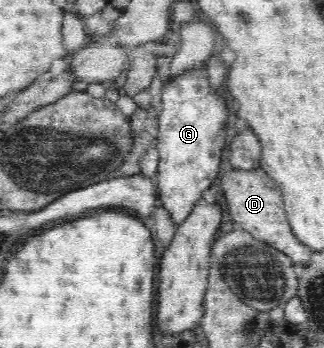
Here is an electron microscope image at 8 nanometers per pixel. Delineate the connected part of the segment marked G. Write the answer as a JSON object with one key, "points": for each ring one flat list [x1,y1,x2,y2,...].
{"points":[[206,67,202,69,193,69,167,80,164,84,161,102,163,110,159,113,158,133,156,146,160,159,157,167,157,187,159,188,159,203,162,204,165,211,170,212,173,223,178,225,184,223,188,218,189,212,196,207,196,202,203,197,206,188,210,187,215,179,220,175,218,167,223,161,224,127,228,121,228,111,226,103,220,95,212,91,212,86,208,83,209,71]]}

